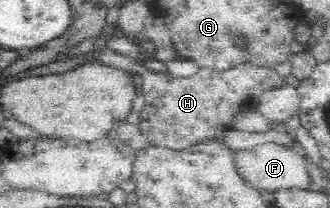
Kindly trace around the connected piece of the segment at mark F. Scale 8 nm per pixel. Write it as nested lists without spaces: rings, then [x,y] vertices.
[[[276,142],[258,144],[250,149],[233,149],[234,167],[253,189],[277,192],[293,187],[309,189],[312,184],[305,159],[294,148]]]

